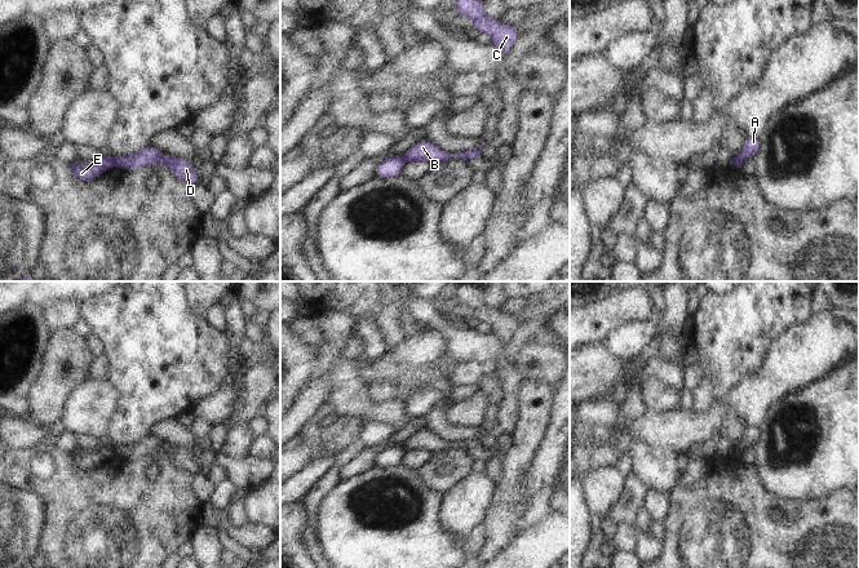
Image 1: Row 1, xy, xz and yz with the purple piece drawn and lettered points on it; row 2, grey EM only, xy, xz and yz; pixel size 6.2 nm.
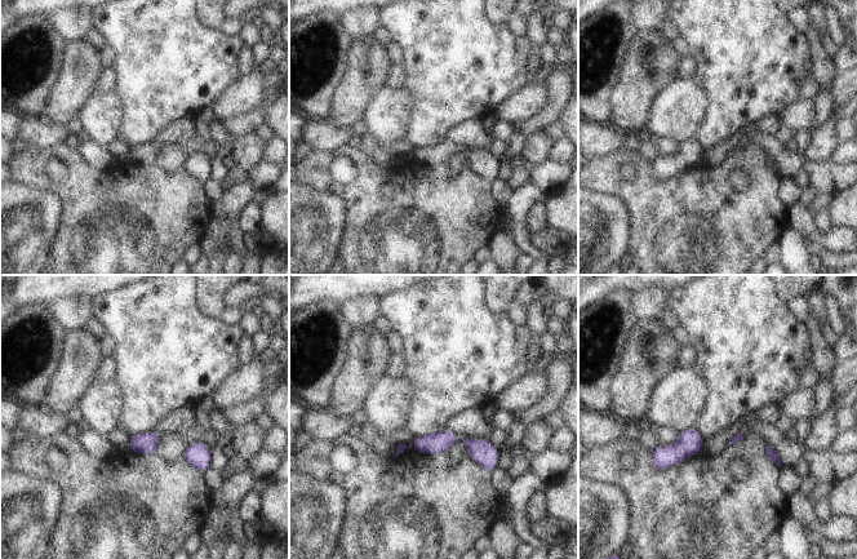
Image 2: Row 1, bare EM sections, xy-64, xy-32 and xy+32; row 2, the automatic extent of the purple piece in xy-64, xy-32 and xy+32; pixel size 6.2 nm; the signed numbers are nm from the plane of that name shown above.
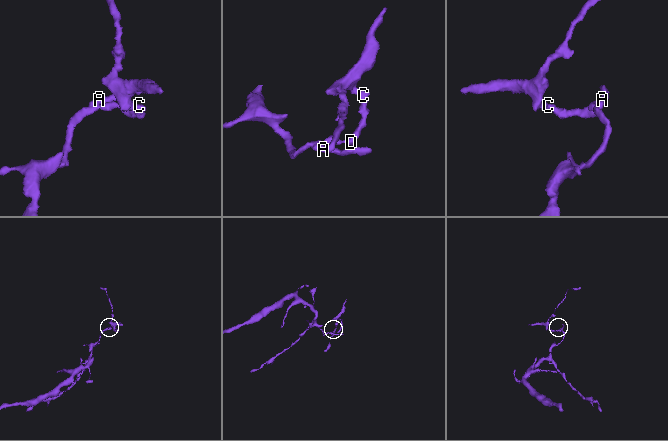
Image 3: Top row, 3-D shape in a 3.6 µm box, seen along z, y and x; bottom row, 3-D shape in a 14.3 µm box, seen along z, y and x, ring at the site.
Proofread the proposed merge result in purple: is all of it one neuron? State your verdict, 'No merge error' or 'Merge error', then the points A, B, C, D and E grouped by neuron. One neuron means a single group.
Merge error. Groups: A E / B C D.

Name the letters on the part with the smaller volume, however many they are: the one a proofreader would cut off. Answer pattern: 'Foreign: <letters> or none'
Foreign: B, C, D

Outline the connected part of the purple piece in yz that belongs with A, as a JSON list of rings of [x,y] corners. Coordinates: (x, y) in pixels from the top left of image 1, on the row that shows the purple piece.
[[[748,137],[743,150],[740,151],[739,155],[735,156],[734,165],[738,168],[741,168],[741,164],[744,163],[745,159],[748,157],[754,157],[761,147],[761,142],[758,137]]]

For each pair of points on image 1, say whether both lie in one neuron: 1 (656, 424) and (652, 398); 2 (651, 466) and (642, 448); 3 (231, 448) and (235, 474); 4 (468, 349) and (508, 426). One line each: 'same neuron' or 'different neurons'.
1: different neurons
2: same neuron
3: different neurons
4: same neuron

